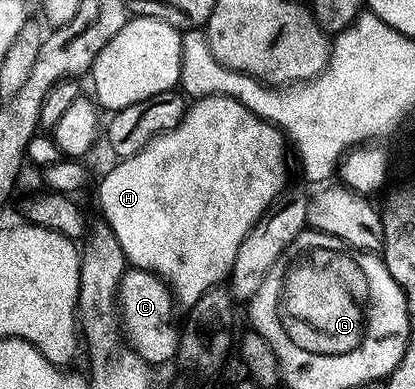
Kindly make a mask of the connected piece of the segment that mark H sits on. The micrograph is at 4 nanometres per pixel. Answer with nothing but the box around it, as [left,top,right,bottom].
[97,96,289,309]

